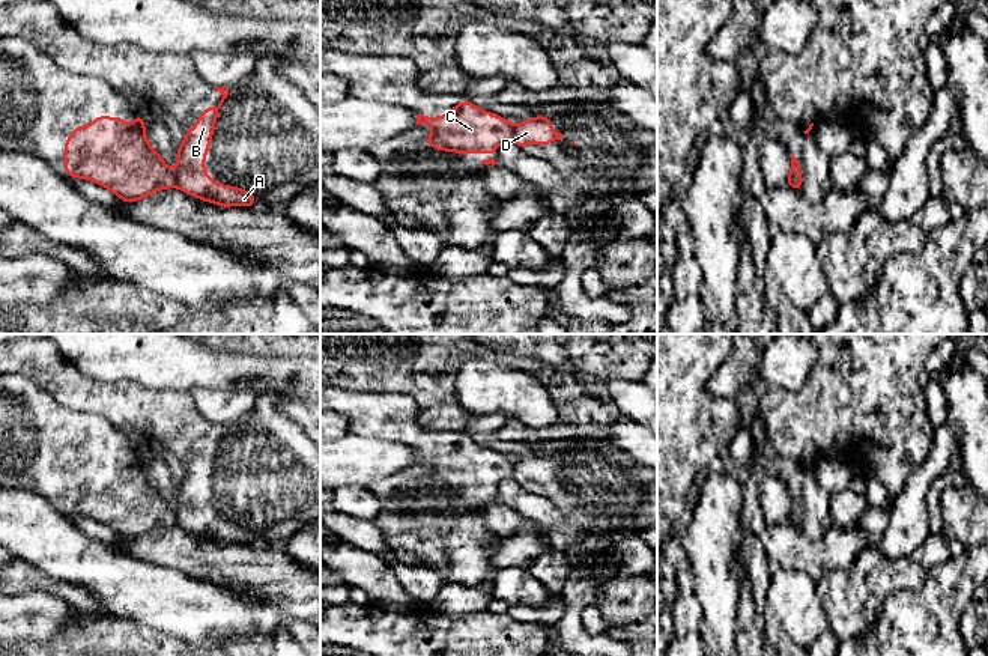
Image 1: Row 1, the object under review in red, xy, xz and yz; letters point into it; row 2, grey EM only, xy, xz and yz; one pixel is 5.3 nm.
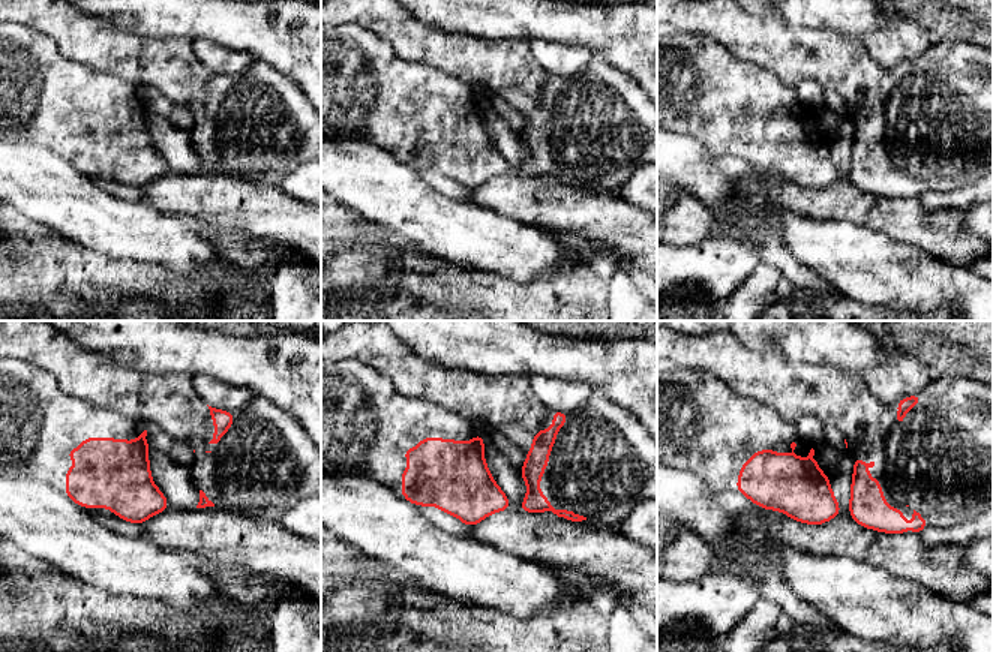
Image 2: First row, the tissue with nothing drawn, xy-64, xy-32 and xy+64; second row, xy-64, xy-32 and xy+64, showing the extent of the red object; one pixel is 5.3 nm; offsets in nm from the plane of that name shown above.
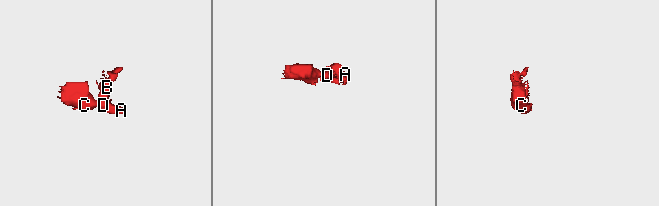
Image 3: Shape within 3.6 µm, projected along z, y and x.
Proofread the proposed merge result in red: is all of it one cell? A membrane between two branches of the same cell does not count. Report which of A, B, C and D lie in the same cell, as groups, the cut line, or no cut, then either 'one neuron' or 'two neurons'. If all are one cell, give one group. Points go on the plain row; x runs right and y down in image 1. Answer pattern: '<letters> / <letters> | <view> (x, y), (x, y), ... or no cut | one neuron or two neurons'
A B D / C | xy (173, 510), (176, 522) | two neurons

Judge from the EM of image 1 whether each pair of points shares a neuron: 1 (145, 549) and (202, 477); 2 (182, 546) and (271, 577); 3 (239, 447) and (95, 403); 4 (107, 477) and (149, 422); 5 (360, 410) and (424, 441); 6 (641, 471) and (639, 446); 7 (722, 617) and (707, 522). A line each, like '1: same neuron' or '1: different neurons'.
1: different neurons
2: same neuron
3: same neuron
4: different neurons
5: same neuron
6: different neurons
7: same neuron

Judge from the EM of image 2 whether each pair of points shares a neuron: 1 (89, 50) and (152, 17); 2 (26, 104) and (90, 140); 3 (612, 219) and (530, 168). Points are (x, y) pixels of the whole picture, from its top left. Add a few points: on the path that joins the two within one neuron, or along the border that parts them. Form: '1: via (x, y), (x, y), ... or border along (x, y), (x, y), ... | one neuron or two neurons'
1: border along (95, 17), (116, 27), (162, 39) | two neurons
2: via (42, 104), (54, 104), (74, 123) | one neuron
3: border along (519, 173), (552, 176), (576, 185) | two neurons

